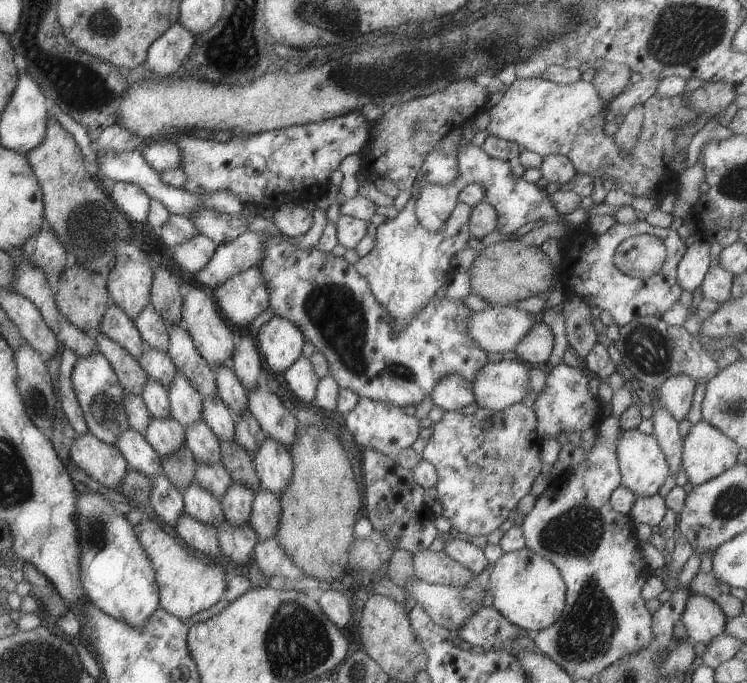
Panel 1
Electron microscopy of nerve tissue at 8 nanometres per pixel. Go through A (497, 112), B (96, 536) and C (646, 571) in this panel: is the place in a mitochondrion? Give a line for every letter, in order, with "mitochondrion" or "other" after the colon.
A: other
B: mitochondrion
C: other

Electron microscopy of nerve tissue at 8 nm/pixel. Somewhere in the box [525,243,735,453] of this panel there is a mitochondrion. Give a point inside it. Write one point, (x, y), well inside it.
(649, 350)

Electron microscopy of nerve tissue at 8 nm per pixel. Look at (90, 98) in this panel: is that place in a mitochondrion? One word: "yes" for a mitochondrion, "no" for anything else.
no

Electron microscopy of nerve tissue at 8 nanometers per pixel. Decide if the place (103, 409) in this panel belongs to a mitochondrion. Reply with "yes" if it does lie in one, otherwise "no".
yes

